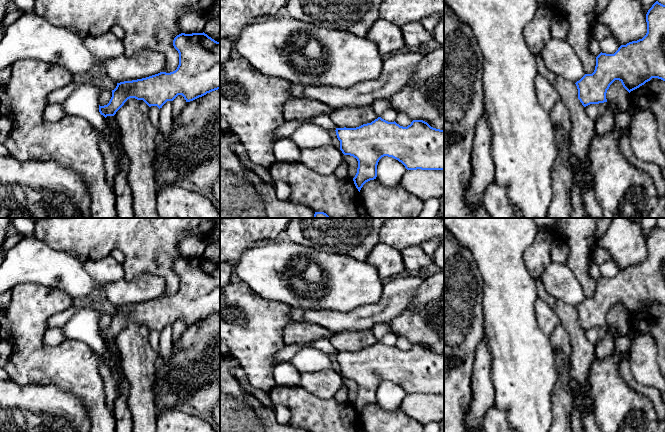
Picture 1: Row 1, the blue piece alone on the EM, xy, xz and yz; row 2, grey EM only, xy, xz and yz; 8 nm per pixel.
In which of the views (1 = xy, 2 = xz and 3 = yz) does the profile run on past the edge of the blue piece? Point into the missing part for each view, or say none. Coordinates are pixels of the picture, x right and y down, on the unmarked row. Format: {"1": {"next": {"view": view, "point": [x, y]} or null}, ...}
{"1": {"next": null}, "2": {"next": null}, "3": {"next": null}}

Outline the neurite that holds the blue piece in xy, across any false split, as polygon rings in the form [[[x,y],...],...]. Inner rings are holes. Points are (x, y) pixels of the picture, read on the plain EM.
[[[204,256],[181,257],[174,262],[173,270],[179,277],[179,289],[175,295],[160,296],[146,302],[117,307],[116,312],[112,314],[109,327],[99,329],[100,338],[105,342],[114,340],[130,322],[143,324],[149,331],[157,330],[160,333],[167,325],[173,325],[178,319],[182,319],[186,326],[190,326],[220,313],[220,266]]]

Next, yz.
[[[656,225],[646,238],[646,246],[647,257],[642,263],[621,269],[614,278],[601,276],[596,281],[594,296],[585,298],[575,307],[578,323],[584,331],[607,326],[607,314],[615,304],[619,304],[629,317],[652,302],[665,305],[665,229]]]

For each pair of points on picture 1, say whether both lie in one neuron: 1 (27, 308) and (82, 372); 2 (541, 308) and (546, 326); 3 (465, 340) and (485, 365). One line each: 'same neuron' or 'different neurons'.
1: same neuron
2: same neuron
3: different neurons

